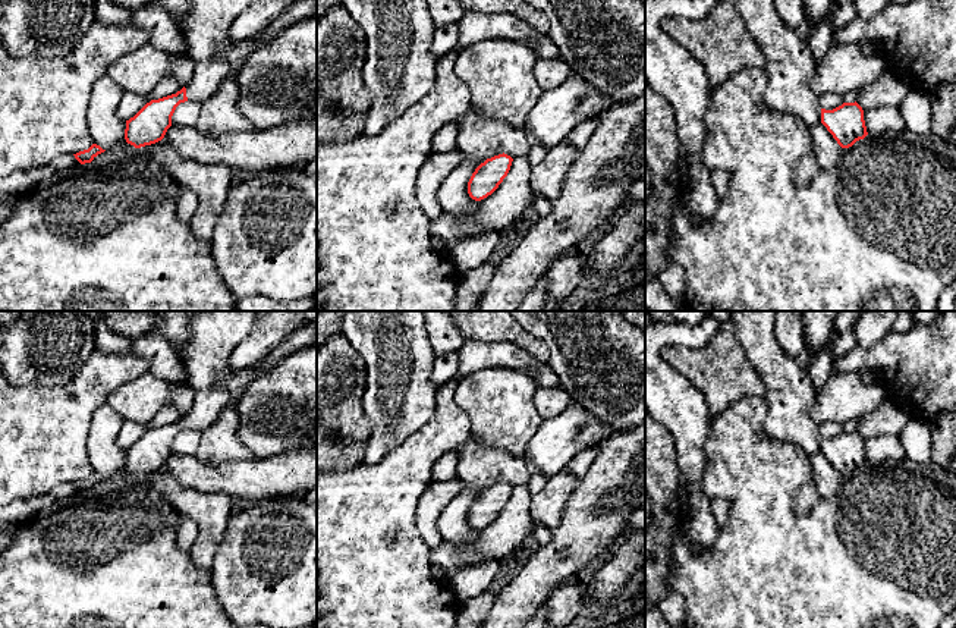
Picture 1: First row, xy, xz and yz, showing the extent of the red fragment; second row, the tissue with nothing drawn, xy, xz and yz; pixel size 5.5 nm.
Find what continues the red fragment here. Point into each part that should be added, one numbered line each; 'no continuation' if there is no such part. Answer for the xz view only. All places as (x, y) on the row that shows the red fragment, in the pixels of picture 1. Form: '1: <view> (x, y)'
1: xz (453, 197)

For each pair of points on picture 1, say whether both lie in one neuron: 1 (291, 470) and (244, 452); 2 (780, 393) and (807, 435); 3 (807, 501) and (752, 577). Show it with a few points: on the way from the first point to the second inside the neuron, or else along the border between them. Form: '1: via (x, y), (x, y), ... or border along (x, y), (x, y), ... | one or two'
1: border along (252, 457), (248, 459), (230, 459), (219, 465) | two
2: via (789, 404), (789, 417), (796, 424) | one
3: border along (810, 480), (793, 498), (793, 511), (798, 515) | two

